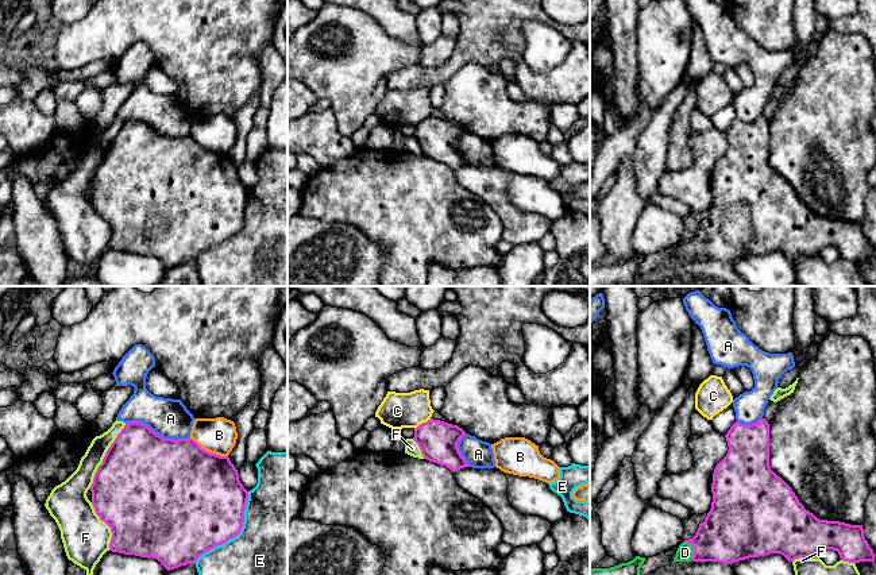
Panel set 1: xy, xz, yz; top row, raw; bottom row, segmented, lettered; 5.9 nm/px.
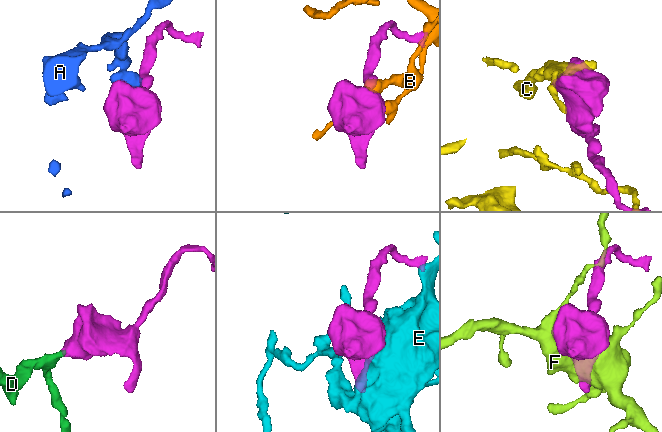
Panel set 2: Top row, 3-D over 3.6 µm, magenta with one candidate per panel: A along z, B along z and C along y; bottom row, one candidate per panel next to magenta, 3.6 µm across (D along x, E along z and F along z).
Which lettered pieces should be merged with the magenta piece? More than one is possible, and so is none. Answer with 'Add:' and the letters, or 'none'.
Add: D

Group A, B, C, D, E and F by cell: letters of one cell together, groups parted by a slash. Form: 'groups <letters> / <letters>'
groups A / B / C / D / E / F

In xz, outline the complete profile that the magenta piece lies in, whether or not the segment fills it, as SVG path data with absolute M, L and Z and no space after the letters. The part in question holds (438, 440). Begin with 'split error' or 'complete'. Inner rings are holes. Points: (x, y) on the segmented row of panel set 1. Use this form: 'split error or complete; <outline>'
complete; M431 418L414 429L413 440L418 444L424 459L455 472L468 467L458 448L464 433L458 425Z

